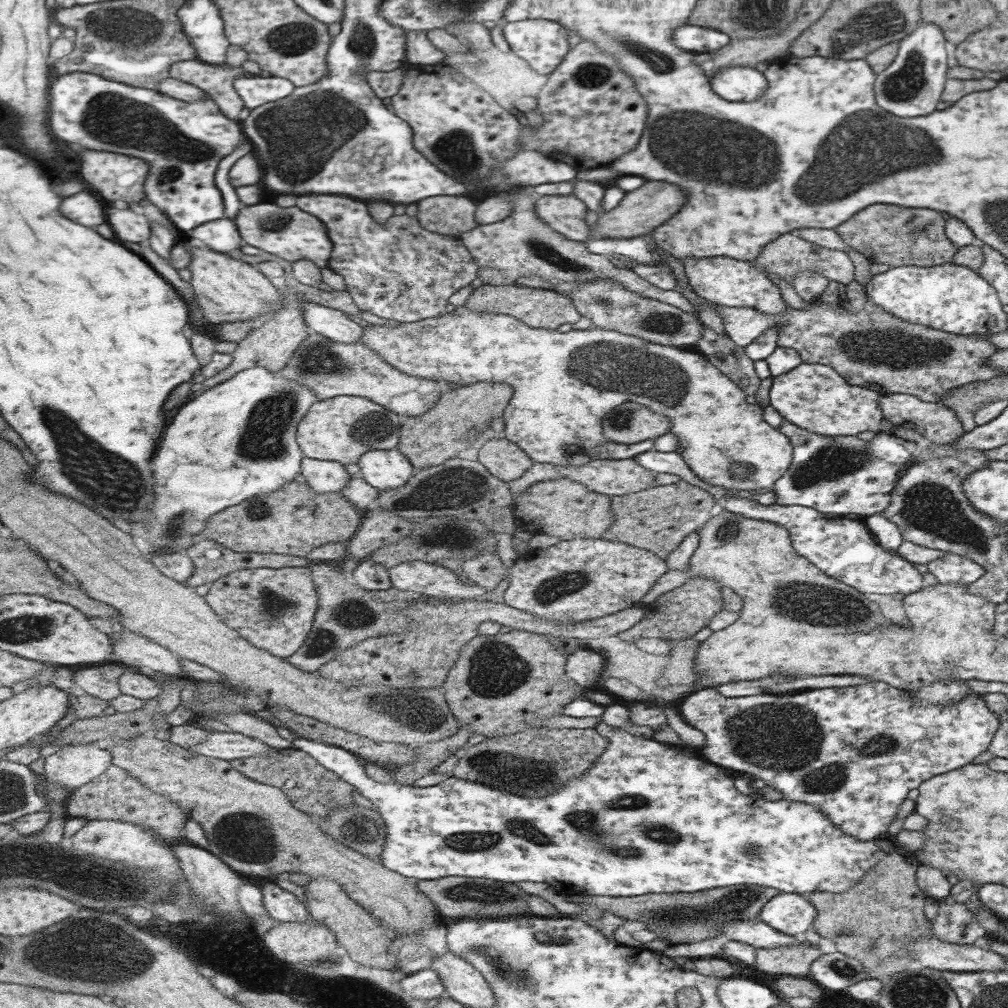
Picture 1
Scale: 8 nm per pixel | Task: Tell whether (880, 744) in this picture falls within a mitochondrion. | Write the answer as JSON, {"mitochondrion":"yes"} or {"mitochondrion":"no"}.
{"mitochondrion":"yes"}

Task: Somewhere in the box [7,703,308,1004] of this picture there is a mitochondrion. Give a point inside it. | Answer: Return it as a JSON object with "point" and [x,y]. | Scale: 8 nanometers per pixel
{"point":[86,938]}

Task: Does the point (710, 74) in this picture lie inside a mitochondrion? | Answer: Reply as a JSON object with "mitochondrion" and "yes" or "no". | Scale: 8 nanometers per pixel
{"mitochondrion":"no"}

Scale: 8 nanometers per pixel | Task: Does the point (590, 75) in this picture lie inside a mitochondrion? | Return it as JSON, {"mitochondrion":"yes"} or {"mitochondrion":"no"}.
{"mitochondrion":"yes"}

